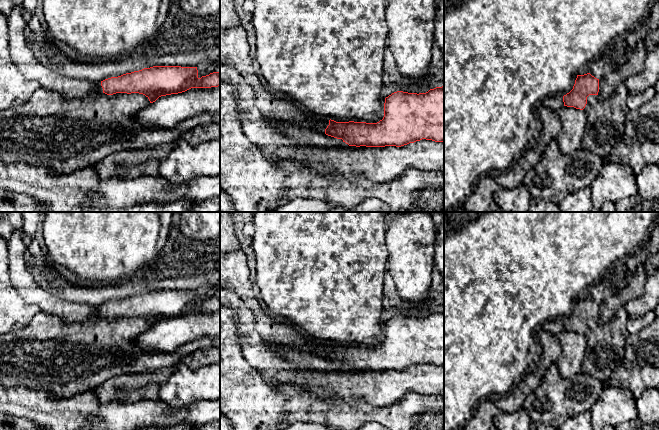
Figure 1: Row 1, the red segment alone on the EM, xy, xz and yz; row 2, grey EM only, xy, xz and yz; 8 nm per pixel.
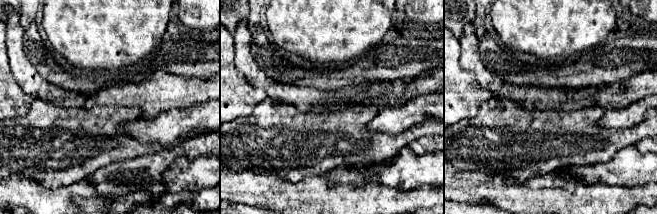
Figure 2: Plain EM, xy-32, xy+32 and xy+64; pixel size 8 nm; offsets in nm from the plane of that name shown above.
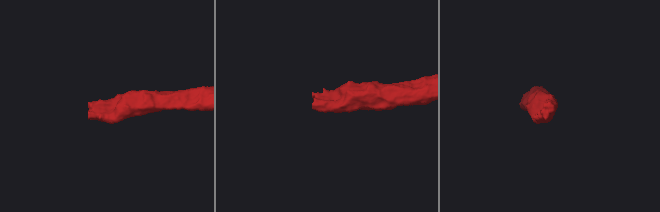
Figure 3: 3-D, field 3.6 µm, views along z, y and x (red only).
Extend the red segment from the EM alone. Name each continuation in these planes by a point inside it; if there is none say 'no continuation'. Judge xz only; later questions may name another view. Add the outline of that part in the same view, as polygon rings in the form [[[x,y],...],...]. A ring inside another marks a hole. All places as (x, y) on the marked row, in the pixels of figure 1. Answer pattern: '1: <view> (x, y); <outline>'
1: xz (234, 47); [[[242,26],[220,28],[220,64],[231,66],[238,71],[254,90],[253,103],[268,118],[325,133],[329,121],[315,121],[314,116],[304,112],[289,99],[265,91],[253,68],[247,33]]]

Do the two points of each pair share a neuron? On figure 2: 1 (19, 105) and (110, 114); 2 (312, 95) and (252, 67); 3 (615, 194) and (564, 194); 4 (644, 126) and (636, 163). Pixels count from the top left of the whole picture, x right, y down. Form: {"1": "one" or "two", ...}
{"1": "two", "2": "one", "3": "one", "4": "two"}

